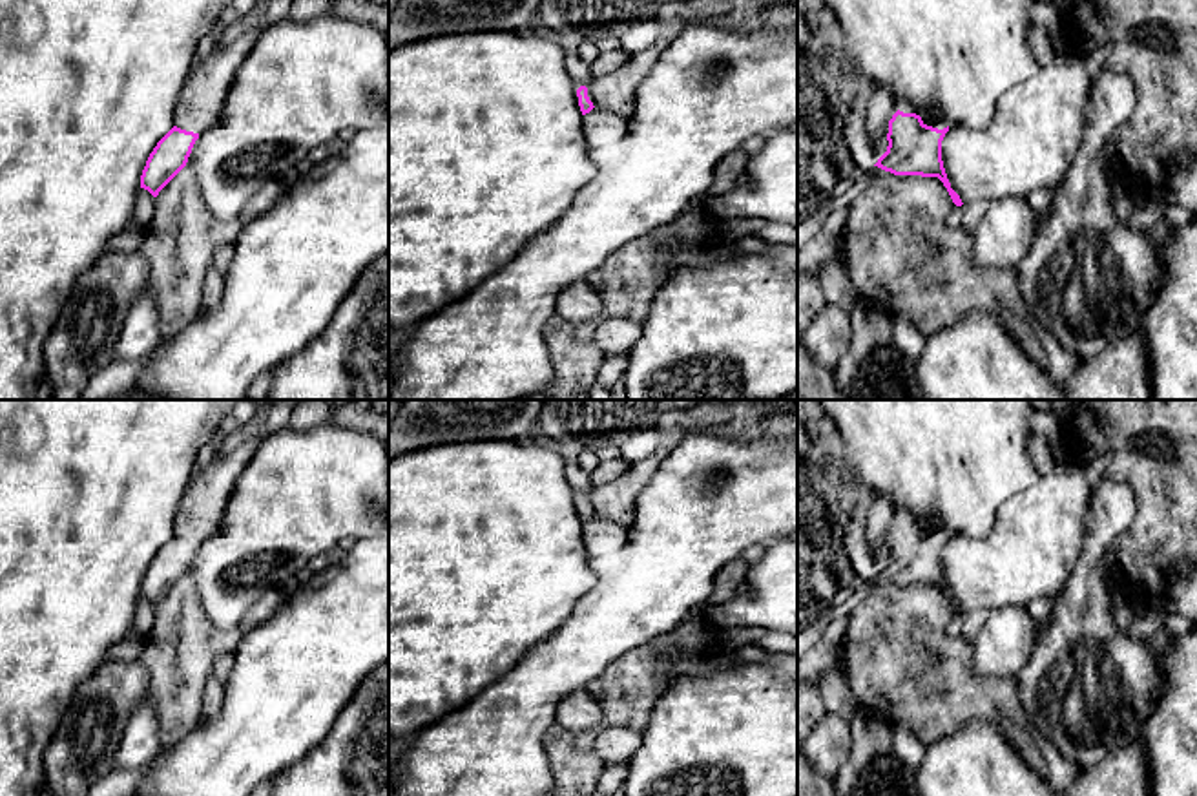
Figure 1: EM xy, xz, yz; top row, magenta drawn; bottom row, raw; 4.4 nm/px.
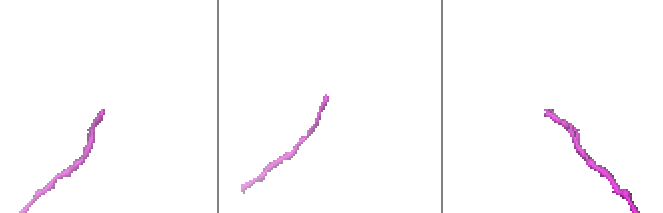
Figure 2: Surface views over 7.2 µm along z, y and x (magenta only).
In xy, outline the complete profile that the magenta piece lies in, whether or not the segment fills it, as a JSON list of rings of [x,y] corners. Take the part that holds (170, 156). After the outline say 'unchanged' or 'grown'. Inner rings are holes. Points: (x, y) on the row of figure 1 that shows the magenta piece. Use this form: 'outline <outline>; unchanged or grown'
outline [[[257,0],[254,9],[223,29],[213,53],[192,69],[173,111],[173,128],[157,142],[141,175],[153,197],[186,166],[199,133],[217,124],[243,60],[259,37],[288,20],[294,0]]]; grown

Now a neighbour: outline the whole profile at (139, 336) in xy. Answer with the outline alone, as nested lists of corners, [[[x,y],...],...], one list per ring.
[[[146,285],[133,299],[115,347],[115,360],[142,360],[162,341],[155,292]]]

